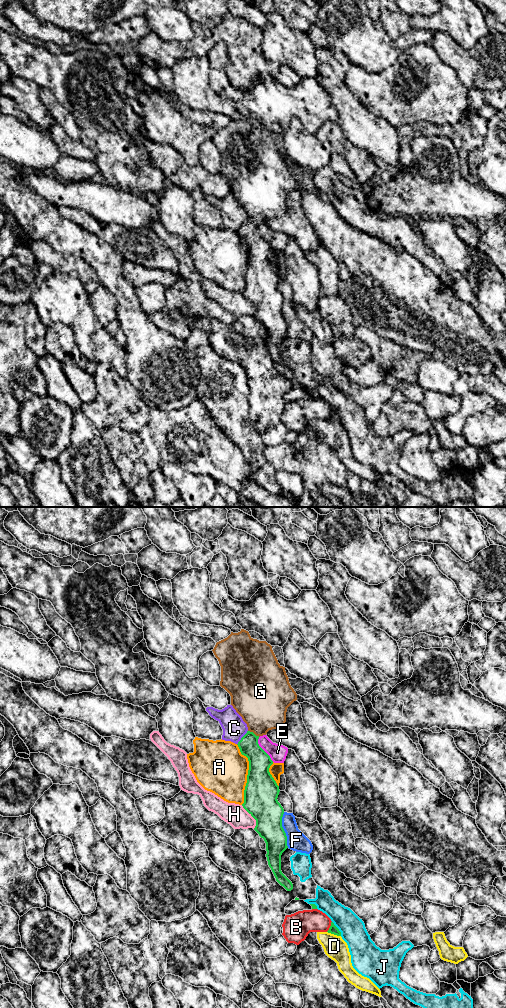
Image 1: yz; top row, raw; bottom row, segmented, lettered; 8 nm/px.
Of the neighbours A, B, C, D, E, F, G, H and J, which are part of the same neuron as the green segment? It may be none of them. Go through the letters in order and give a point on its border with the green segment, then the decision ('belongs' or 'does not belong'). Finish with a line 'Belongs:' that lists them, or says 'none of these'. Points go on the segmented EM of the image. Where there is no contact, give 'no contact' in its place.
A: yz (248, 774) | does not belong
B: yz (330, 926) | does not belong
C: yz (242, 737) | does not belong
D: yz (334, 934) | does not belong
E: yz (262, 749) | does not belong
F: yz (283, 830) | does not belong
G: yz (253, 733) | belongs
H: yz (252, 816) | does not belong
J: yz (337, 928) | does not belong
Belongs: G

